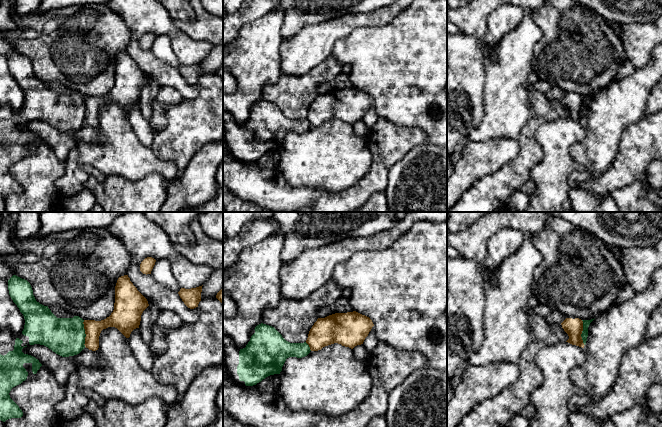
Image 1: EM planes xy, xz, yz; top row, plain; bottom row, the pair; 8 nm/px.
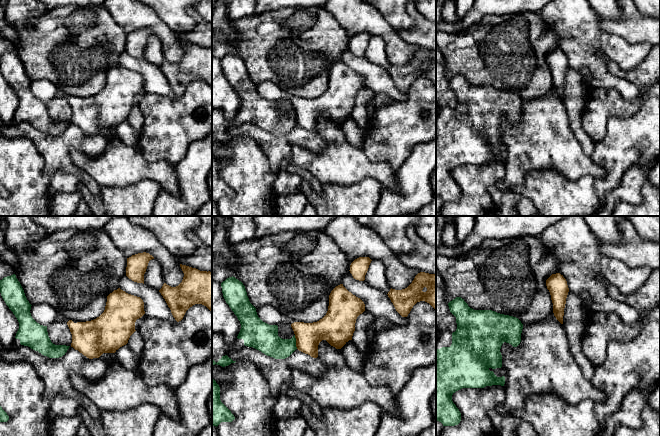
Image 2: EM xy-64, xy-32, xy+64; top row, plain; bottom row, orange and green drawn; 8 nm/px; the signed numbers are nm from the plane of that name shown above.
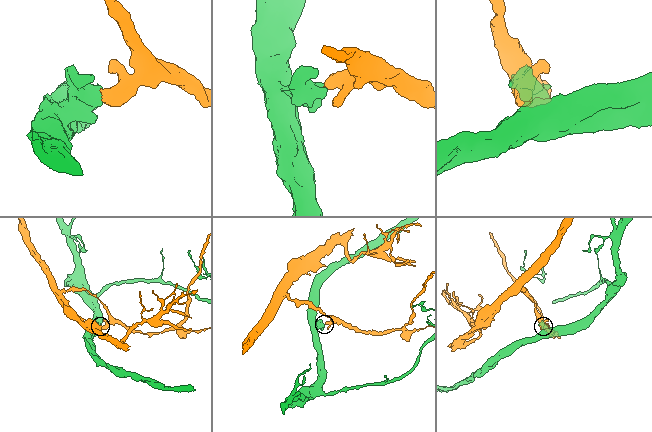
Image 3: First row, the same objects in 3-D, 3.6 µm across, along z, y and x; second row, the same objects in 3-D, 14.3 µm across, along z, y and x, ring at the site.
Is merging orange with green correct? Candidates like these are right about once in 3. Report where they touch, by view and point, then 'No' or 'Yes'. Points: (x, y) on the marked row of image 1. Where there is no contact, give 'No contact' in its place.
Touches orange at xy (85, 333). No

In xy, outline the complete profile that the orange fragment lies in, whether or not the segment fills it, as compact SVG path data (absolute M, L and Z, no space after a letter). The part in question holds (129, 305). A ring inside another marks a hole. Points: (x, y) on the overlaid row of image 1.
M128 275L118 278L115 286L114 310L109 317L101 321L84 320L85 347L96 351L99 348L99 336L103 329L117 328L126 338L139 328L141 315L149 306L147 299L137 290Z

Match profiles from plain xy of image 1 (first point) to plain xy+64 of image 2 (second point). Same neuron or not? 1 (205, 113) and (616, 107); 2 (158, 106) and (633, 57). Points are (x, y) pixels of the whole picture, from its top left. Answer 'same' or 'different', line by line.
1: different
2: different

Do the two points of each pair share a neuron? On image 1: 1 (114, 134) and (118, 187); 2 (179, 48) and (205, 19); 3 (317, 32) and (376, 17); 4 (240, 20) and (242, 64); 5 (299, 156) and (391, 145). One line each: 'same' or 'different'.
1: different
2: different
3: same
4: different
5: different

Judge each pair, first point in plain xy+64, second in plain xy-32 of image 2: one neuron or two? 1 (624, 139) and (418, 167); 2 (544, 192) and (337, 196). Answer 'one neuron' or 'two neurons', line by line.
1: two neurons
2: one neuron

